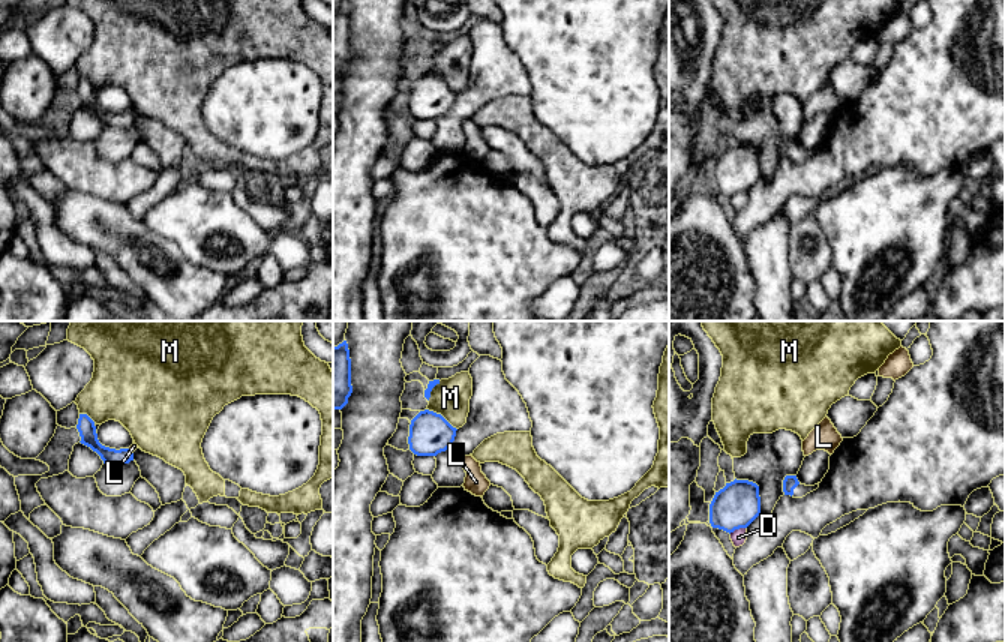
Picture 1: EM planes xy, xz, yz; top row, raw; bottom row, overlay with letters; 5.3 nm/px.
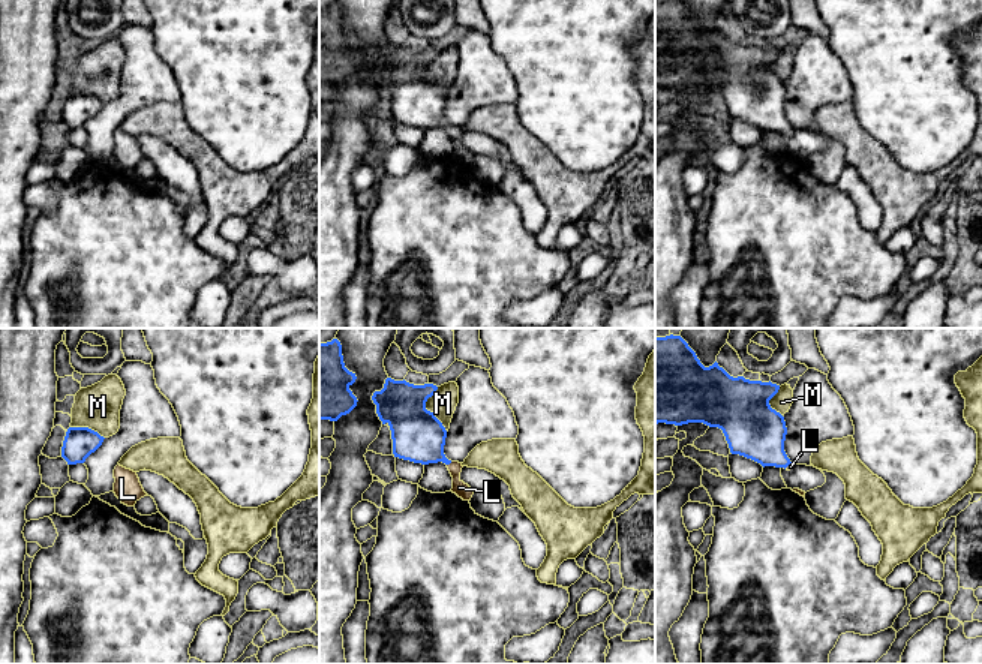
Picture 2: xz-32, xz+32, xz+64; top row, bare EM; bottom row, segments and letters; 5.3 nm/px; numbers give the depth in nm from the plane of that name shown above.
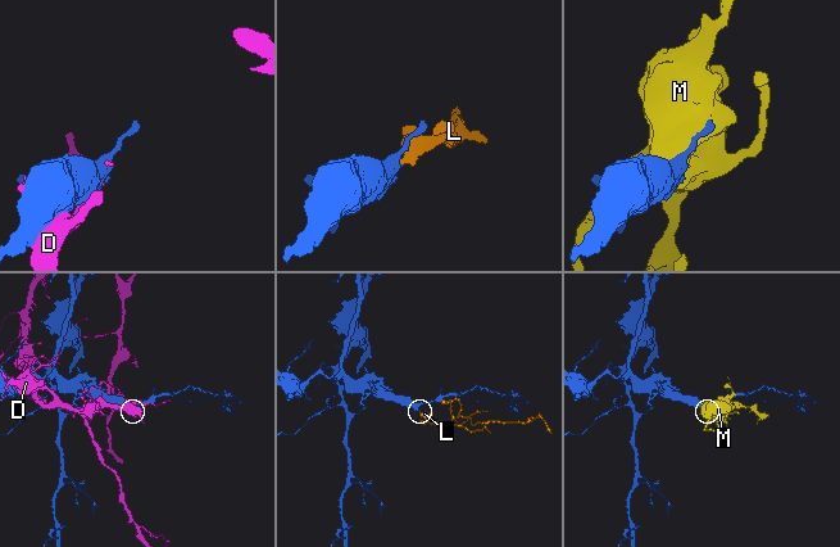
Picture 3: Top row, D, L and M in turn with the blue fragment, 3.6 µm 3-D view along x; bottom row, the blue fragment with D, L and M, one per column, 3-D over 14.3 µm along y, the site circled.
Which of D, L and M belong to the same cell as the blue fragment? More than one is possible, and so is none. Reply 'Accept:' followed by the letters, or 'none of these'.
Accept: L

